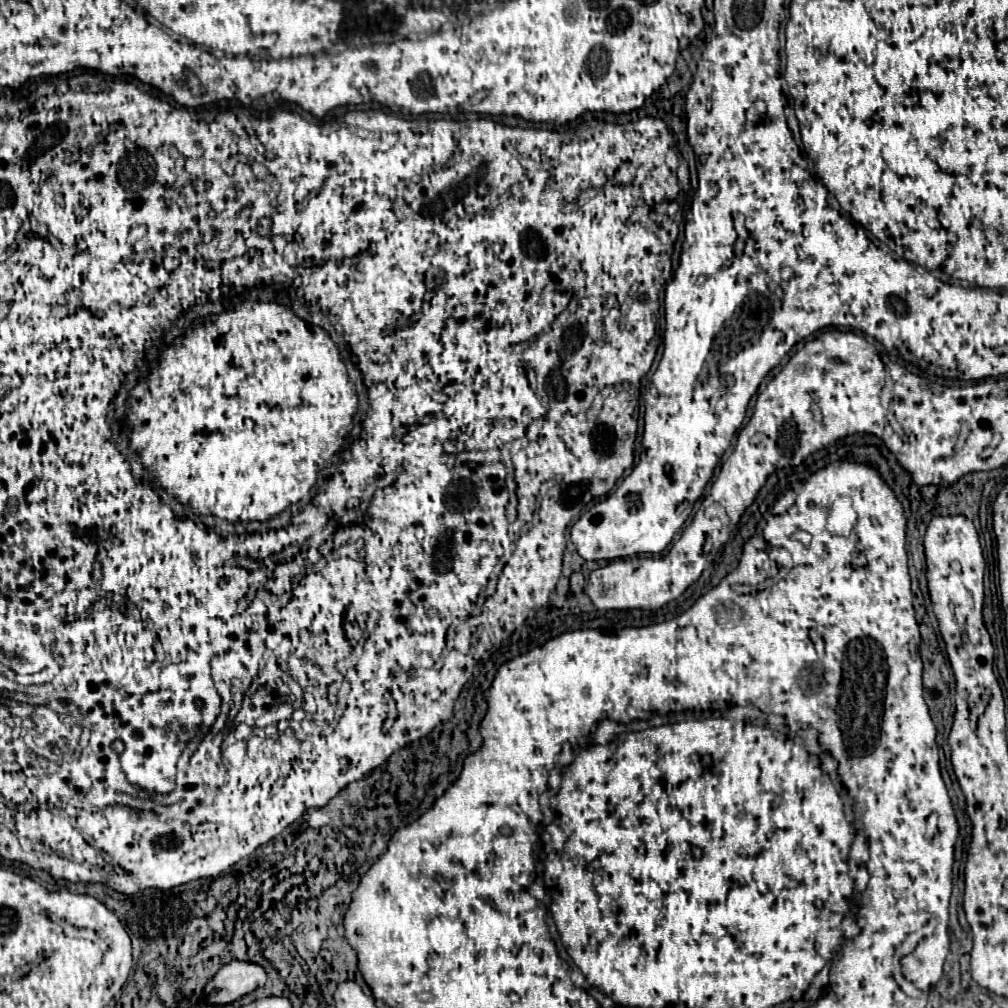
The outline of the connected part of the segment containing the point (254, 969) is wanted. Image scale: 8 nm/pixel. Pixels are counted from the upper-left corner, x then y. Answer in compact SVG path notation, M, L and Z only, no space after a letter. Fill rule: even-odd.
M232 960L206 984L204 1000L208 1004L230 1004L266 984L266 970L260 964Z

